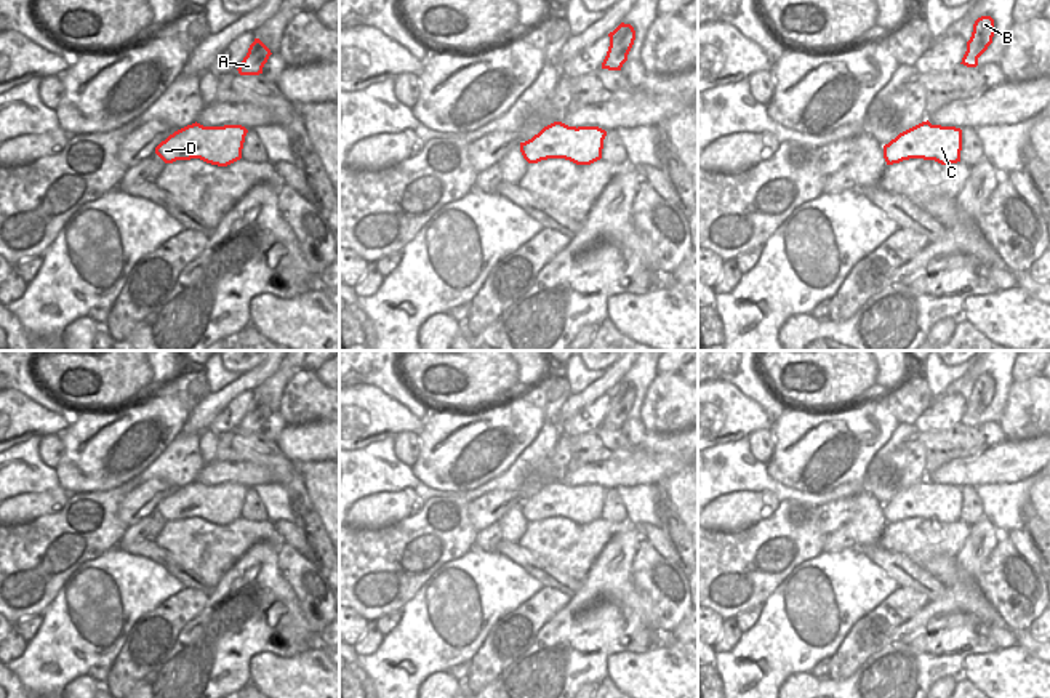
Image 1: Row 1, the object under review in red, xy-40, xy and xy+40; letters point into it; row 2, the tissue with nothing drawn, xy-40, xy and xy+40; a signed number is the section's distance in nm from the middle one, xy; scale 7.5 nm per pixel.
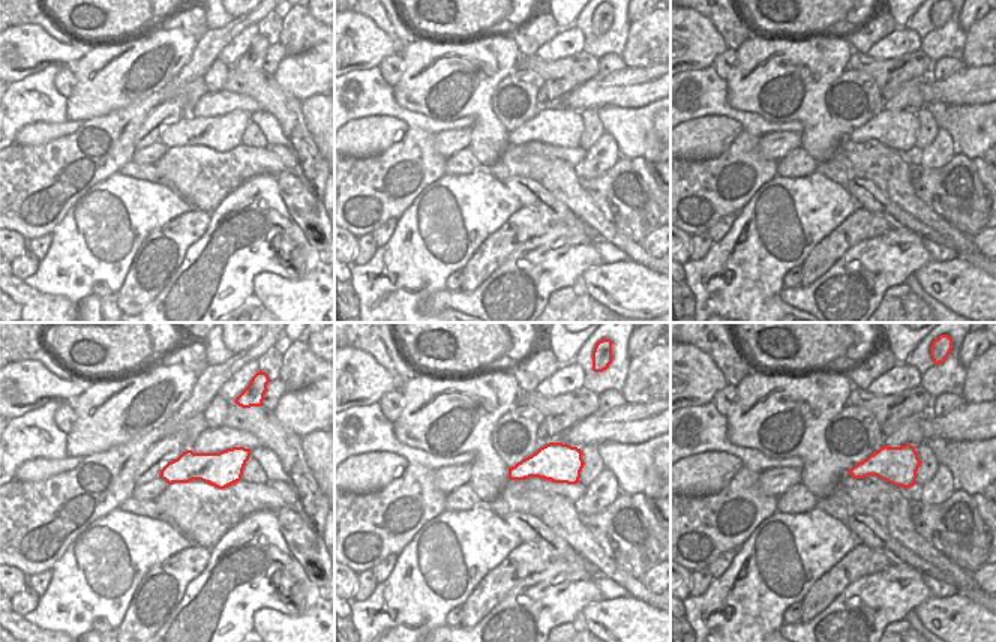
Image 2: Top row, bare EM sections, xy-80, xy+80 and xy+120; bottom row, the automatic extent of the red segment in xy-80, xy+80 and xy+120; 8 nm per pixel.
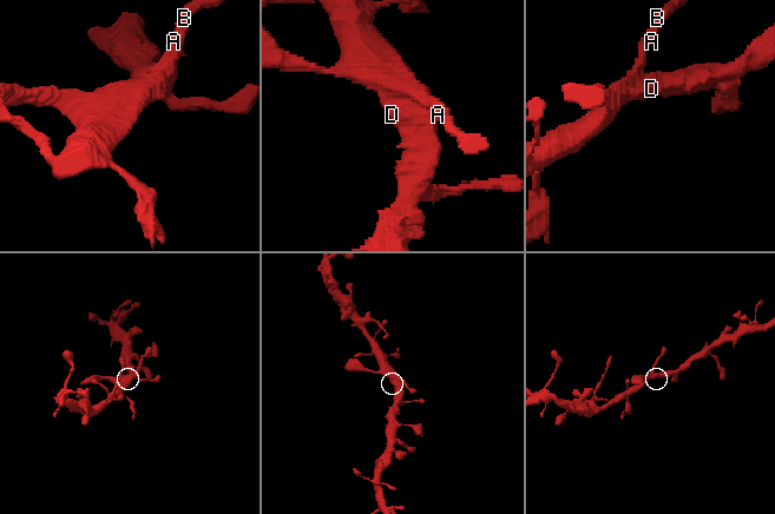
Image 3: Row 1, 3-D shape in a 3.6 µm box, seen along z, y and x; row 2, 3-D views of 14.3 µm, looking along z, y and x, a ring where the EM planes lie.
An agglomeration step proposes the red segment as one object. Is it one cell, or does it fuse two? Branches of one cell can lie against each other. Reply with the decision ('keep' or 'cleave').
keep

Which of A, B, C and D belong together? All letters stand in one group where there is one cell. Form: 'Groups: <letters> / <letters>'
Groups: A B C D

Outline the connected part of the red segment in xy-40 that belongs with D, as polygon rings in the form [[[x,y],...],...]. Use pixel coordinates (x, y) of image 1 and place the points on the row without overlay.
[[[195,480],[170,493],[155,506],[155,512],[165,522],[200,517],[227,525],[242,517],[246,491],[242,483],[203,485]]]

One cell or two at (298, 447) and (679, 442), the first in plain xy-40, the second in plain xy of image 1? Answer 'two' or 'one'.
one

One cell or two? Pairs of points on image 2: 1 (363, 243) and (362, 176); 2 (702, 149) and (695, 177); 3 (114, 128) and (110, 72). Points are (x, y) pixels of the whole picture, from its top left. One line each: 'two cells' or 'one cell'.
1: two cells
2: two cells
3: two cells

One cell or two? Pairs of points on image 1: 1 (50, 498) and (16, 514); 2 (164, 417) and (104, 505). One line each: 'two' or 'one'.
1: one
2: two

